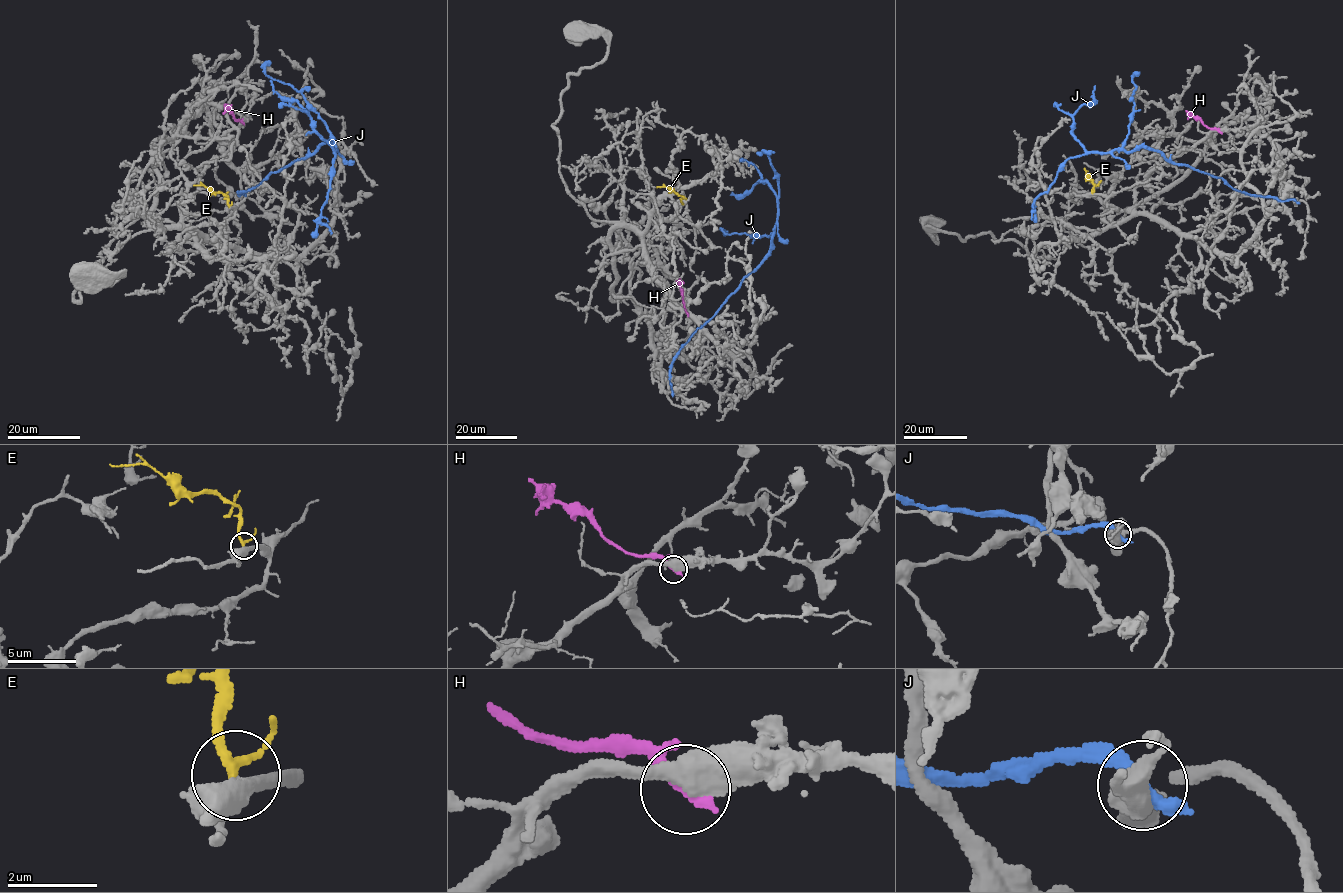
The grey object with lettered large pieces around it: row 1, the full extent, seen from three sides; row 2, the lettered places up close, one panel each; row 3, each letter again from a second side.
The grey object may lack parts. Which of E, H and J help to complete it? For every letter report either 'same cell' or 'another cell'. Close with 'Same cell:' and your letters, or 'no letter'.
E: same cell
H: another cell
J: another cell
Same cell: E

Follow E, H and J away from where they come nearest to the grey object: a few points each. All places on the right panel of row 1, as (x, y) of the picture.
E: (1092, 193), (1094, 185), (1088, 171)
H: (1219, 132), (1206, 127), (1186, 110)
J: (1296, 201), (1250, 195), (1143, 147), (1070, 157), (1034, 201), (1034, 221)

